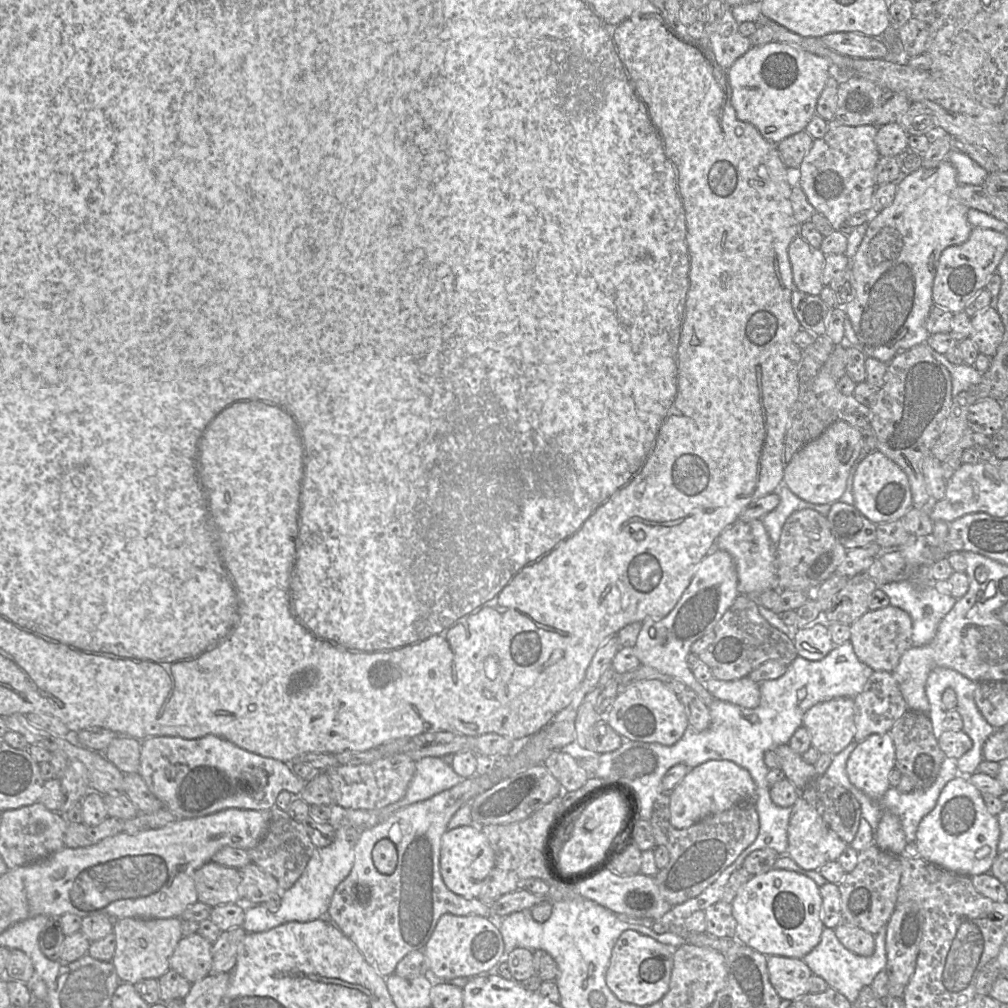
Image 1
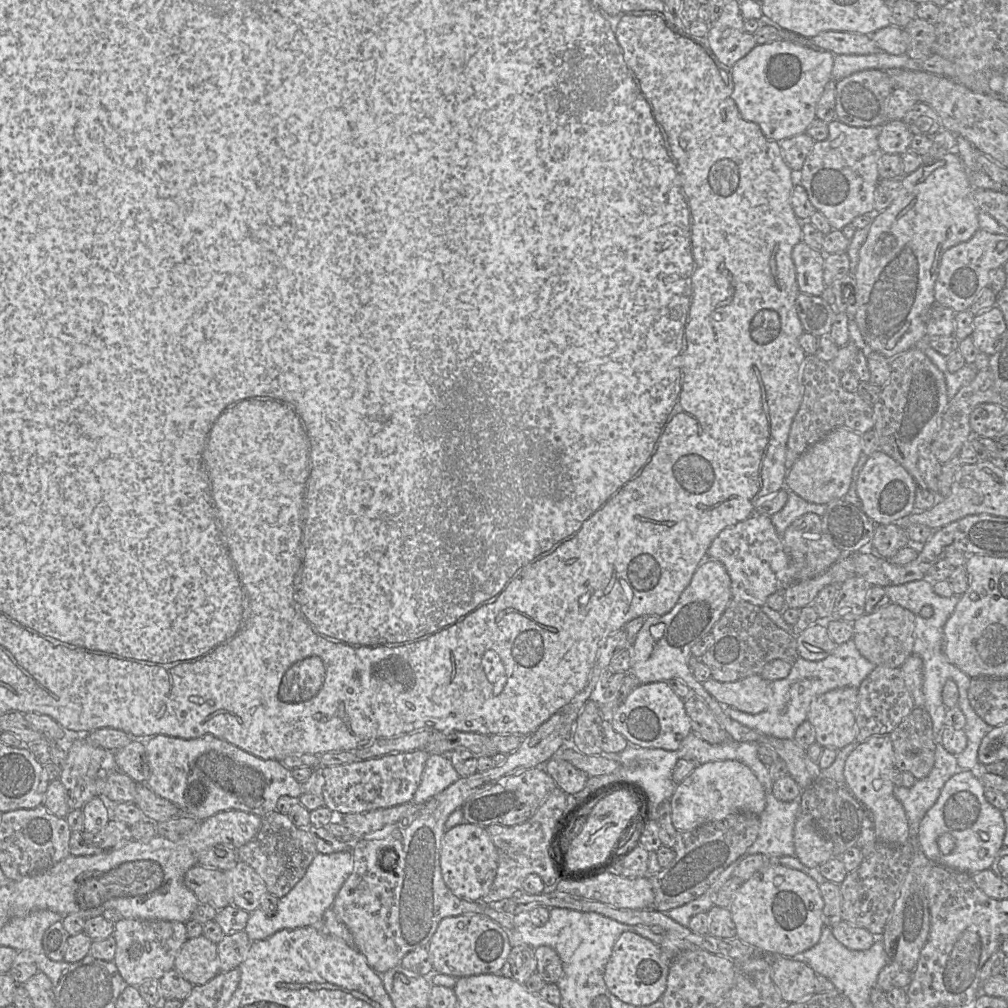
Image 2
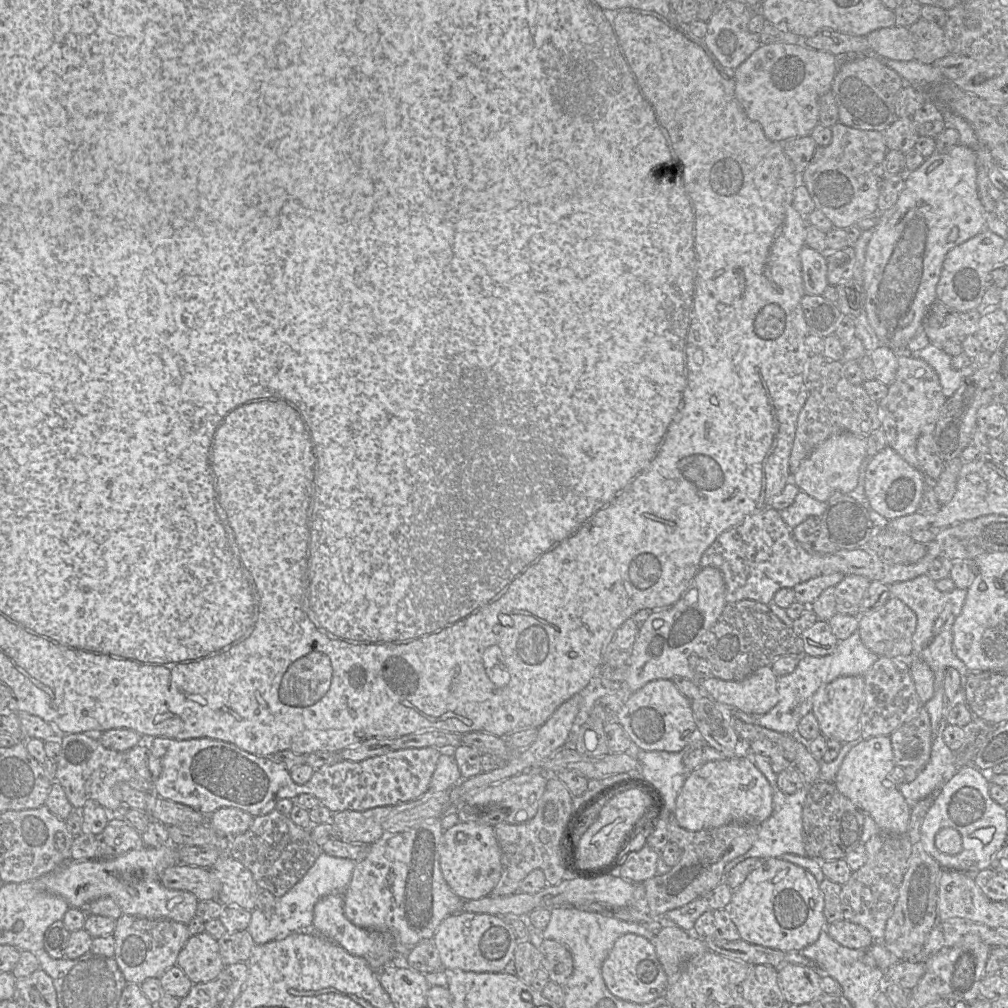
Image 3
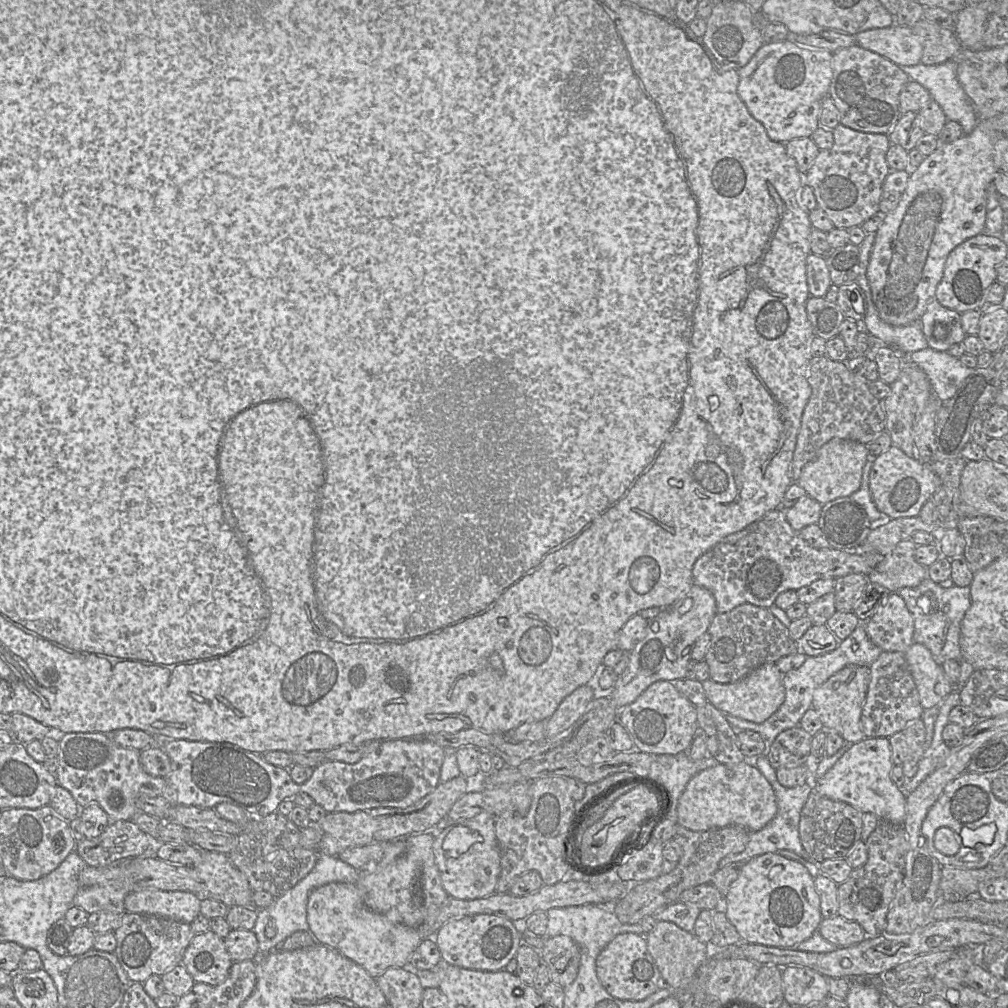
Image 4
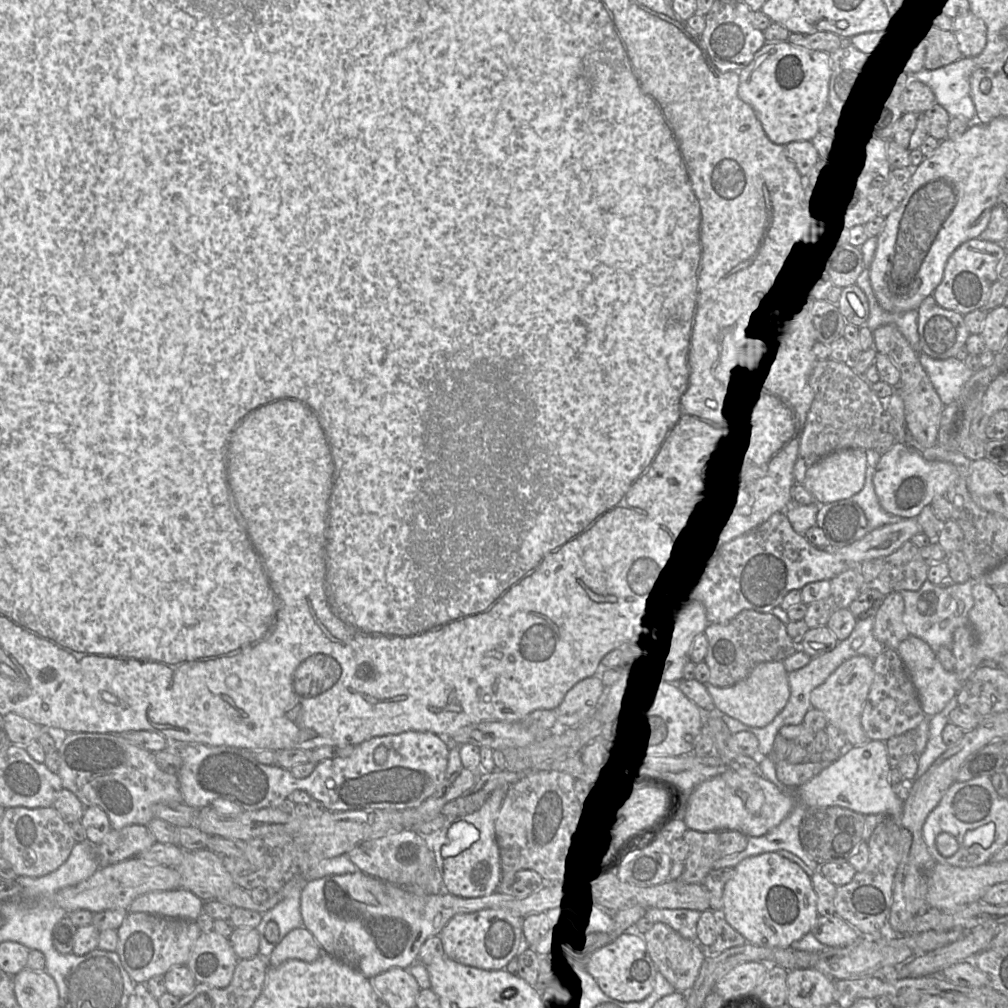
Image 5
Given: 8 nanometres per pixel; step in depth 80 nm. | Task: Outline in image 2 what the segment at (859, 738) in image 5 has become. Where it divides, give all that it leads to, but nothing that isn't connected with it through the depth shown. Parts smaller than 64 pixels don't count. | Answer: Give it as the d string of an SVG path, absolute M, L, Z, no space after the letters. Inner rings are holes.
M843 687L823 693L810 704L807 720L815 730L815 740L821 747L841 749L856 740L856 709L858 688Z

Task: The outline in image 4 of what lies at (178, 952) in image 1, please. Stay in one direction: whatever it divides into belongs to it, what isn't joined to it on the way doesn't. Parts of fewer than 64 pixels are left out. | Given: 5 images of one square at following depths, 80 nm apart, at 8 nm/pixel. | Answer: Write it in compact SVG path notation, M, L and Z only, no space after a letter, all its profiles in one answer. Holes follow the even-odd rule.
M208 930L194 936L182 960L196 982L219 985L224 982L233 964L224 939Z

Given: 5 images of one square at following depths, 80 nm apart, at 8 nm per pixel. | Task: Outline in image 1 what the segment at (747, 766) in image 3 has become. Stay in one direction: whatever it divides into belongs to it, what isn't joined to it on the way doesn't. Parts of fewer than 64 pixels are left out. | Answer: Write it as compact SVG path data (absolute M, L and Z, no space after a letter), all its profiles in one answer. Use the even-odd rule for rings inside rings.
M710 760L690 769L669 793L669 797L670 823L676 829L684 829L737 804L755 805L756 786L750 773L734 762Z

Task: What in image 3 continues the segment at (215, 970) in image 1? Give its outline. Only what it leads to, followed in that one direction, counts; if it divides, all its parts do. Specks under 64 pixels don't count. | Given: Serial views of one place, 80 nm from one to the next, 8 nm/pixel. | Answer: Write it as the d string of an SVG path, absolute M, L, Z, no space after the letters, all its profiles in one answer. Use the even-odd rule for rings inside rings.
M247 929L227 932L217 940L220 955L225 966L246 962L256 945Z

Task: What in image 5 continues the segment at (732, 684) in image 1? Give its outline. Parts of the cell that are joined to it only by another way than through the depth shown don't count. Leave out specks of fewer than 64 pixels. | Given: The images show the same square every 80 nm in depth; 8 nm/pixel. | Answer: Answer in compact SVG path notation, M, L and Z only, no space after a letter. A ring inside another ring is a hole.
M782 661L757 664L746 678L729 687L716 687L705 683L715 708L751 727L765 727L786 705L790 688L788 672Z

